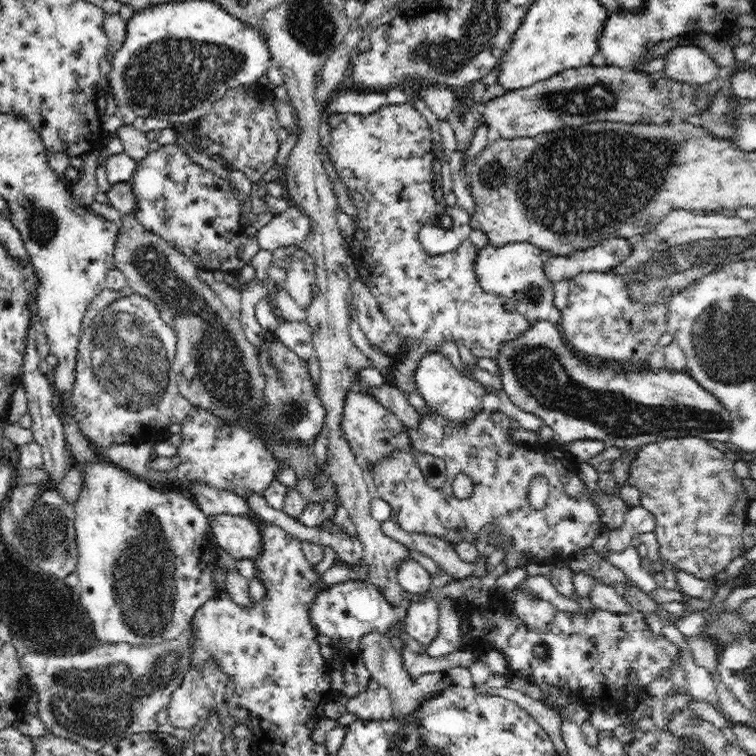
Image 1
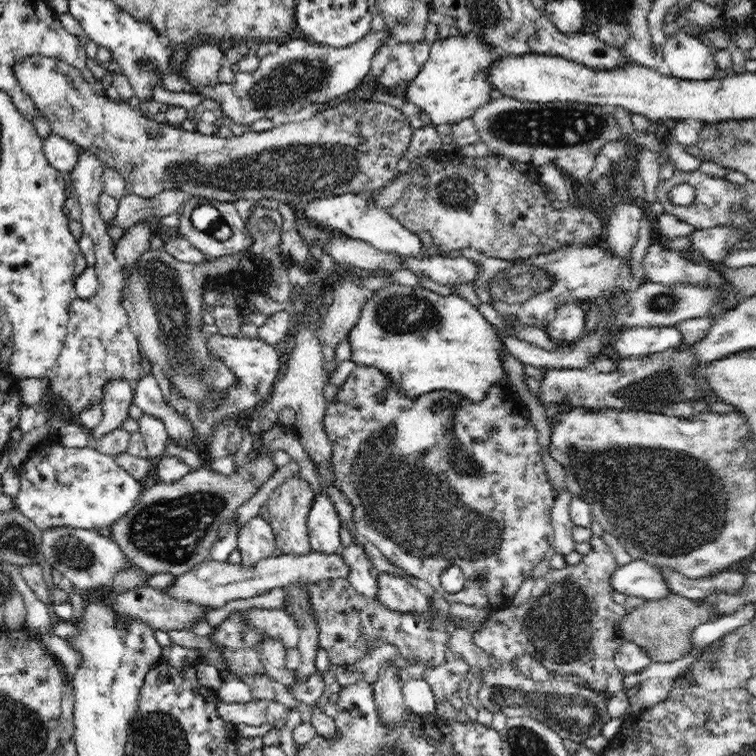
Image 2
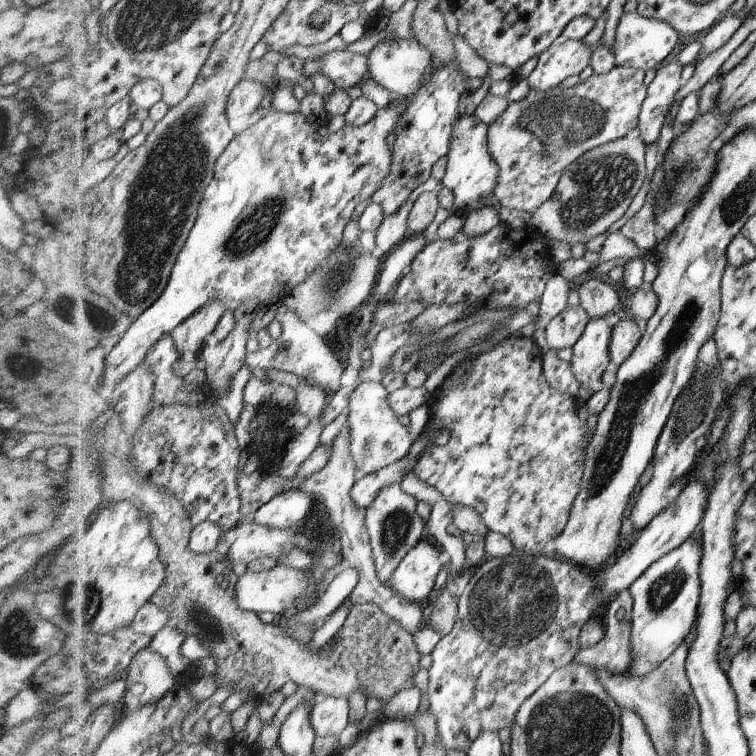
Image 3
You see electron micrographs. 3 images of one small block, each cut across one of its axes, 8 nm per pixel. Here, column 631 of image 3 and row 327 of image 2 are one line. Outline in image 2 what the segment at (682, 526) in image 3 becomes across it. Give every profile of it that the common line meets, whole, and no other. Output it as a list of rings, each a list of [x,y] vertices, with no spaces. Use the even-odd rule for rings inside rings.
[[[568,303],[559,306],[543,326],[550,339],[560,344],[573,343],[584,335],[584,322],[587,313],[580,303]]]

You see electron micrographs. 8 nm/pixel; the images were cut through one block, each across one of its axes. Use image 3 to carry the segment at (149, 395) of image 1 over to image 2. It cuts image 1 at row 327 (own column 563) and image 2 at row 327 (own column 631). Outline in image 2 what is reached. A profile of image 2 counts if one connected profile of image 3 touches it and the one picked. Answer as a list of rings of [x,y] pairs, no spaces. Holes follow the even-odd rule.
[[[88,151],[79,155],[78,165],[70,170],[71,178],[81,204],[82,214],[80,222],[84,233],[94,243],[98,284],[96,292],[91,297],[76,297],[69,308],[67,335],[56,364],[47,372],[46,378],[58,404],[66,406],[70,414],[80,414],[82,410],[90,408],[90,404],[102,404],[106,395],[106,388],[118,379],[129,383],[138,383],[151,370],[143,368],[143,352],[139,338],[132,328],[132,319],[128,298],[125,296],[127,285],[124,279],[124,268],[115,253],[114,240],[108,235],[109,227],[98,211],[98,200],[102,193],[101,176],[104,164],[100,159]]]

